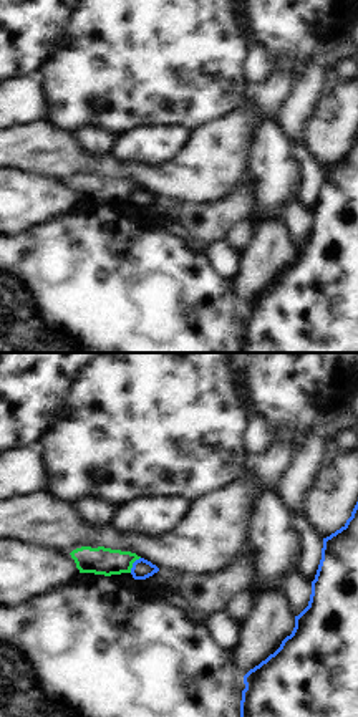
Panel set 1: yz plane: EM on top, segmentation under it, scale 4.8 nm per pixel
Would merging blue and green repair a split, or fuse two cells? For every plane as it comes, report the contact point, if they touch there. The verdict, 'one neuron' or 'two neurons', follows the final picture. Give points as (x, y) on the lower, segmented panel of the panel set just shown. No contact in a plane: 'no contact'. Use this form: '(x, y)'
(133, 565)

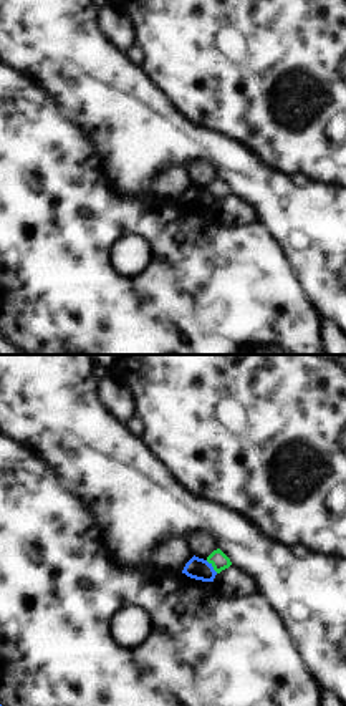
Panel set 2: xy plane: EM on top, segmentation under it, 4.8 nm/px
(212, 567)

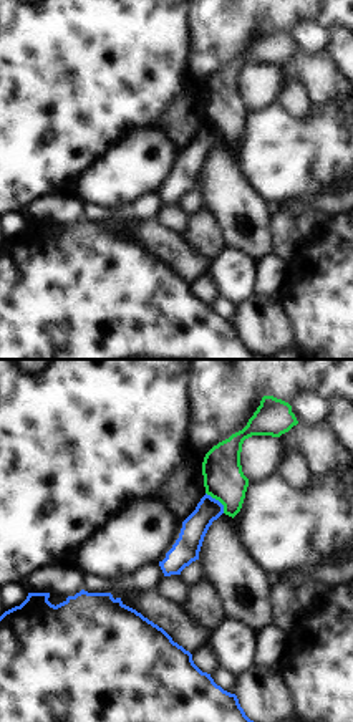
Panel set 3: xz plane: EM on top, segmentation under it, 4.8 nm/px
(217, 500)

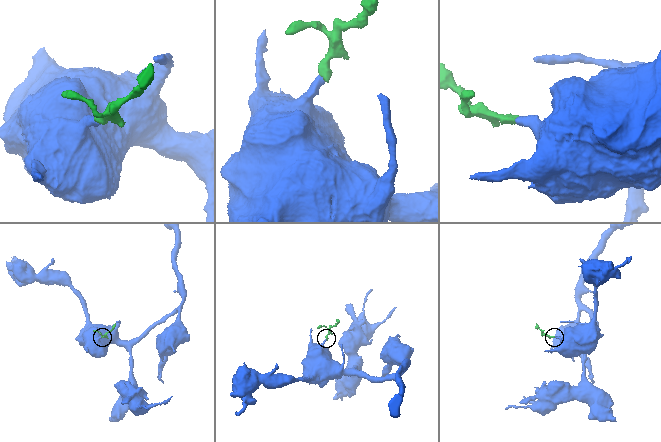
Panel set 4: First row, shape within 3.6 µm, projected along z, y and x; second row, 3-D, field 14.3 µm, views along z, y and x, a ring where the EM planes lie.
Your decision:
two neurons

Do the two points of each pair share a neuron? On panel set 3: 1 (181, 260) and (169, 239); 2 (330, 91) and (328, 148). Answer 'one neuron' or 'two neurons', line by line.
1: one neuron
2: two neurons

